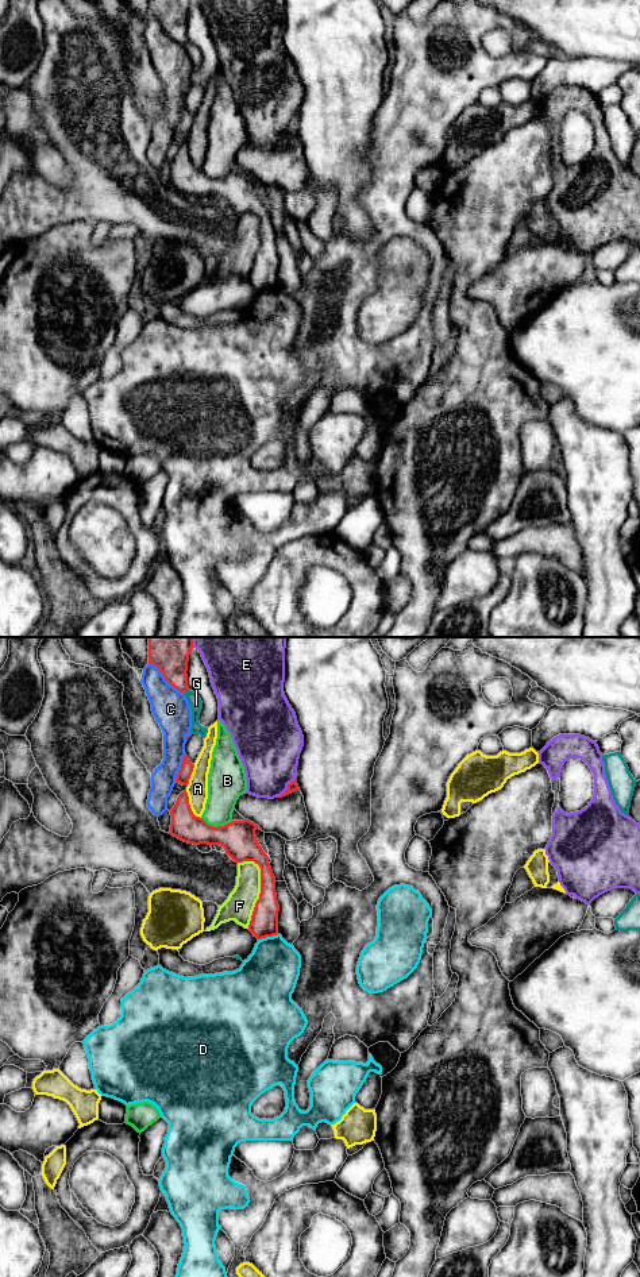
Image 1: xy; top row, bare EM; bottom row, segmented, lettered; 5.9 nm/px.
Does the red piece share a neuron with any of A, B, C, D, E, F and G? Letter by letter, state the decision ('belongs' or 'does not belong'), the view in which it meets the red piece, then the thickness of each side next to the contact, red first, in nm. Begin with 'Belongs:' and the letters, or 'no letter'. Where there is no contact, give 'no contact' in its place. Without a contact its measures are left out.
Belongs: no letter
A: does not belong; contact in xy; calibres 170 and 130 nm
B: does not belong; contact in xy; calibres 200 and 200 nm
C: does not belong; contact in xy; calibres 280 and 220 nm
D: does not belong; contact in xy; calibres 160 and 340 nm
E: does not belong; contact in xy; calibres 60 and 360 nm
F: does not belong; contact in xy; calibres 160 and 170 nm
G: does not belong; contact in xy; calibres 220 and 80 nm

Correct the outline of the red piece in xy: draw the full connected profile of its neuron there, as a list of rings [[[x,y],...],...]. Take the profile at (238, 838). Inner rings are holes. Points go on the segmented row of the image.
[[[182,791],[170,810],[171,825],[169,834],[178,840],[200,845],[220,845],[235,861],[254,861],[261,868],[261,894],[255,903],[248,930],[258,940],[278,934],[279,906],[275,894],[275,877],[269,857],[259,845],[255,830],[262,830],[248,819],[232,821],[224,826],[211,826],[196,817],[189,805],[186,791]]]

